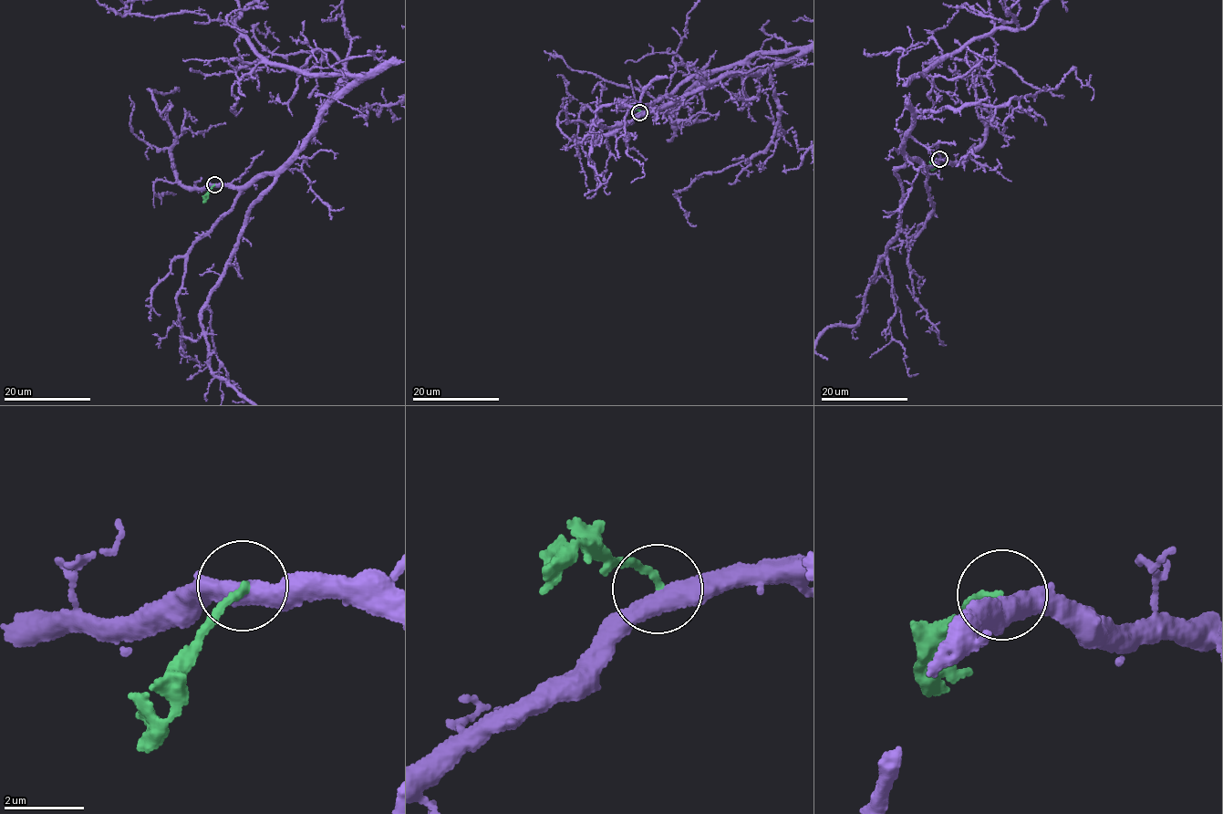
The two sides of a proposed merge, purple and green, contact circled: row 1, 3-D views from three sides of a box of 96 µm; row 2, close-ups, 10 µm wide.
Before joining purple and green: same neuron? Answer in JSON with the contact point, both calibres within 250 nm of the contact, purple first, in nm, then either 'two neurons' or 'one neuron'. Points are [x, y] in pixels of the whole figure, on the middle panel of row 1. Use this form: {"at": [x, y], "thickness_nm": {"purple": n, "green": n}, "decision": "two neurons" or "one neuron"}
{"at": [639, 112], "thickness_nm": {"purple": 480, "green": 180}, "decision": "two neurons"}

